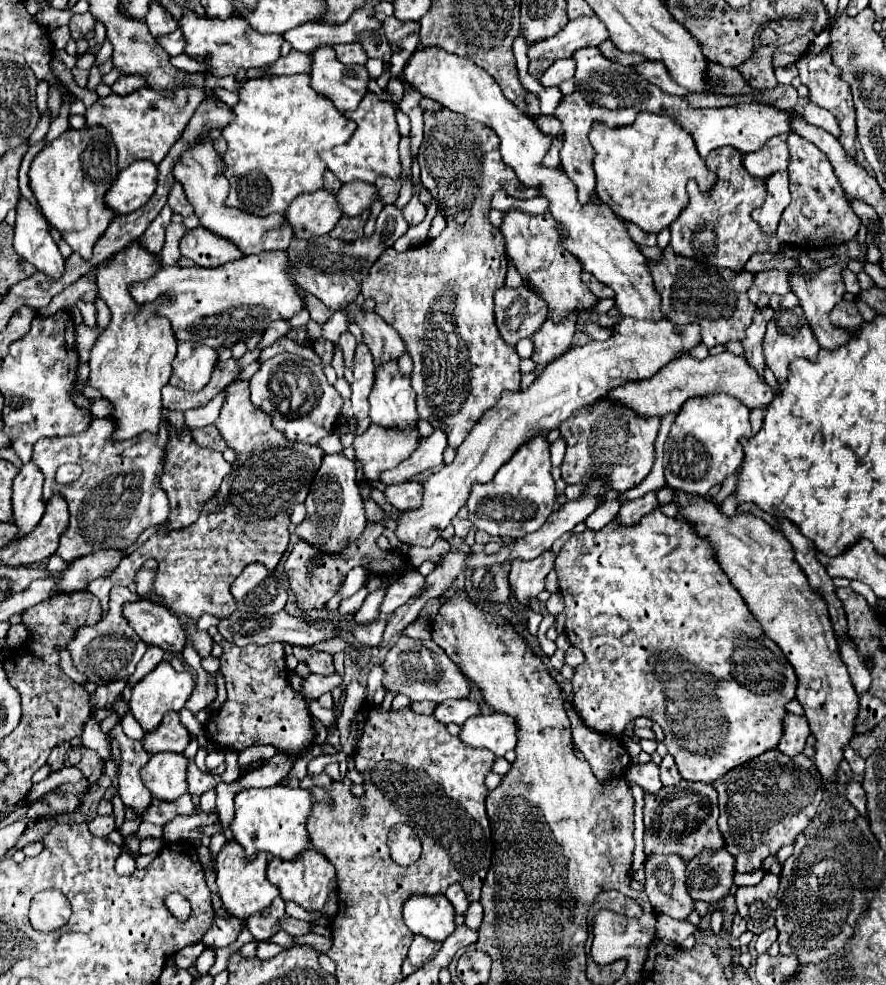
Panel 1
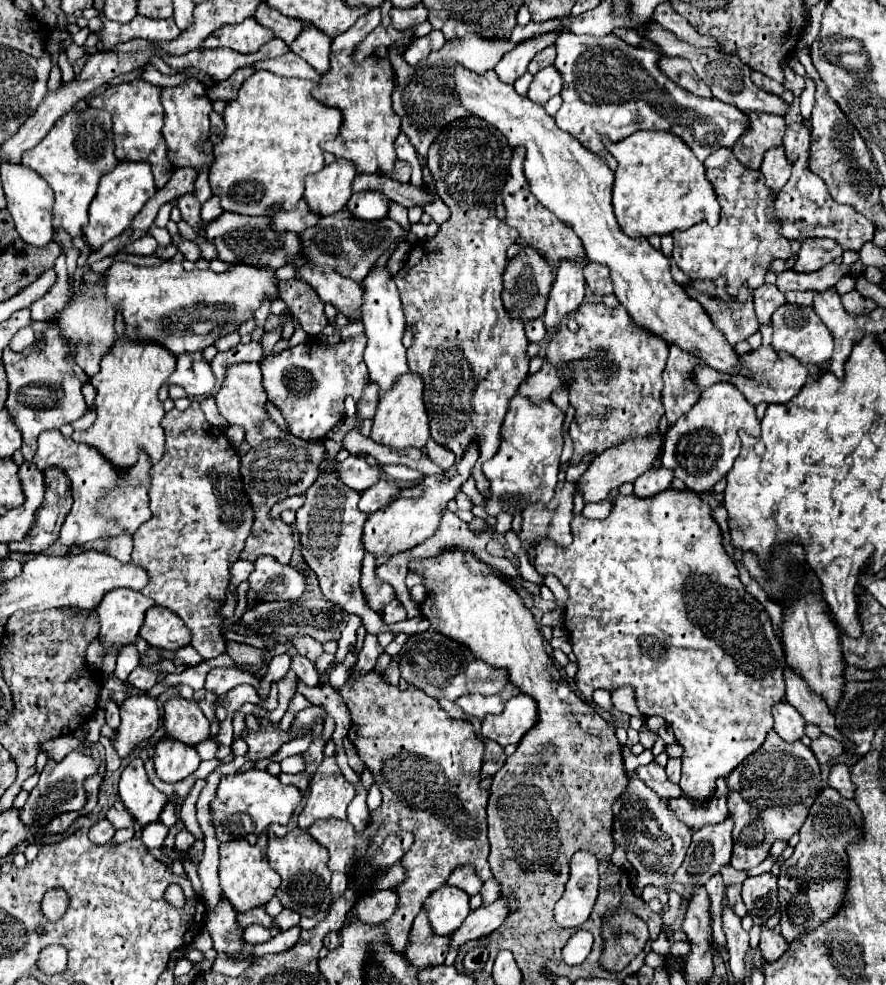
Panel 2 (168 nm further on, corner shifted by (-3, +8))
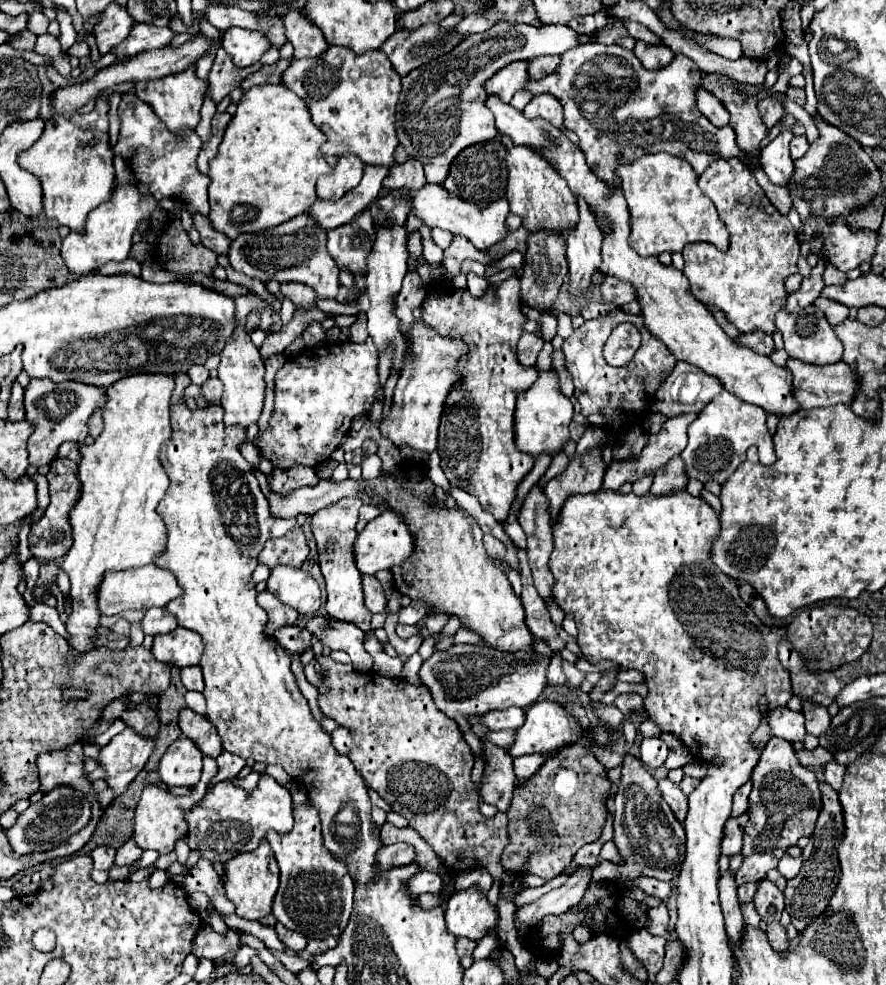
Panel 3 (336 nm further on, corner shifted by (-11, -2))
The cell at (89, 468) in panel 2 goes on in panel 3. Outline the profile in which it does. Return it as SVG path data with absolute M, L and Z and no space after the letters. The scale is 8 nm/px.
M64 443L60 449L58 449L58 455L56 457L66 457L66 459L72 459L72 461L80 461L80 453L78 453L78 447L76 443Z

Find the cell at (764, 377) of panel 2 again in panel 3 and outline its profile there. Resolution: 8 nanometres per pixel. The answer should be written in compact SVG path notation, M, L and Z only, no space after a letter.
M790 359L786 367L794 377L794 399L802 409L830 407L838 403L850 407L850 399L854 399L854 391L858 391L854 371L850 371L842 361L826 367L814 367L810 363Z

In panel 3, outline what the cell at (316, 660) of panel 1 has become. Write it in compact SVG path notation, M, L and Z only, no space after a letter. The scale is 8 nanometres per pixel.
M288 625L288 627L280 627L274 631L276 641L292 655L302 655L304 649L310 647L310 631L300 629L296 625Z

